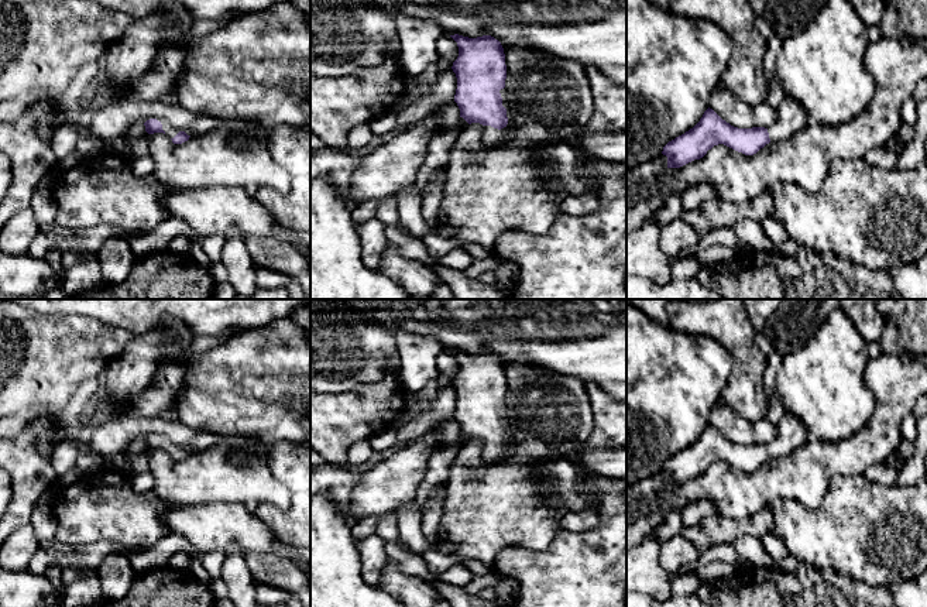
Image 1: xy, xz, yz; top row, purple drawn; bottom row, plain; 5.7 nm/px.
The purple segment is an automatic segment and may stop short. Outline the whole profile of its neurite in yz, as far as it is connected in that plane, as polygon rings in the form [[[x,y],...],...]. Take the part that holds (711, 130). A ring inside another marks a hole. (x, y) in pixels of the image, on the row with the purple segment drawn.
[[[790,96],[783,99],[776,114],[775,123],[768,128],[738,128],[708,107],[693,128],[663,147],[662,154],[667,157],[667,168],[680,168],[700,160],[718,144],[753,155],[770,141],[784,140],[808,124],[807,113]]]

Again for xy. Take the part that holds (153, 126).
[[[150,119],[144,123],[144,126],[148,134],[164,133],[172,140],[174,144],[182,144],[190,137],[185,131],[179,131],[178,128],[159,119]]]

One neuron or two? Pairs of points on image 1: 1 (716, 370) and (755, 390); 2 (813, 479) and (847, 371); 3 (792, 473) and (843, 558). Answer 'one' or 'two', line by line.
1: two
2: two
3: two

